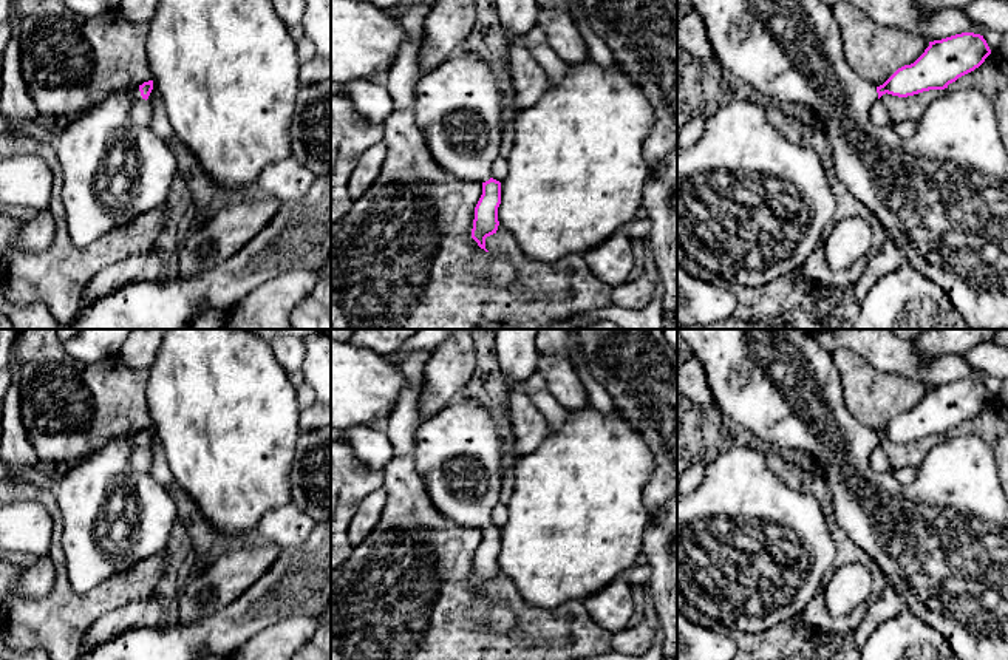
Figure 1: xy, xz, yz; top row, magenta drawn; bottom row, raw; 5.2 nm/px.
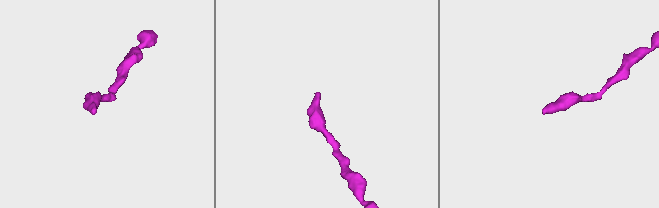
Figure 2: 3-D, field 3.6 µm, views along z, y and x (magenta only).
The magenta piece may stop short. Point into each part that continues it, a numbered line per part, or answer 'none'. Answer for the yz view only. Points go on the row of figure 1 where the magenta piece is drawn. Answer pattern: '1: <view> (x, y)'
1: yz (942, 195)

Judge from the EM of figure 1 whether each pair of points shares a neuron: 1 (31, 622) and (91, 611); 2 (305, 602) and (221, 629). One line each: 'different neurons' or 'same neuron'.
1: same neuron
2: same neuron

